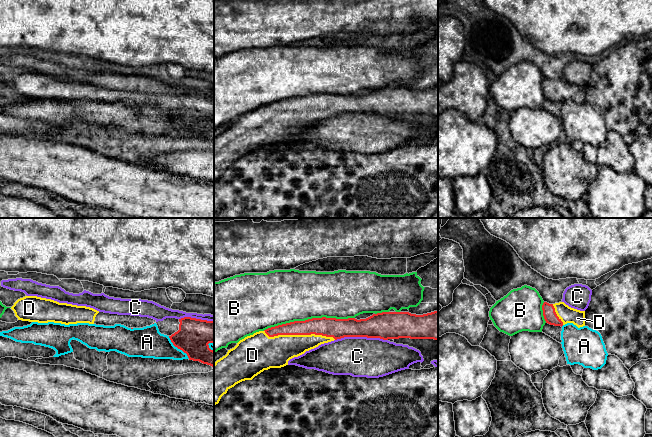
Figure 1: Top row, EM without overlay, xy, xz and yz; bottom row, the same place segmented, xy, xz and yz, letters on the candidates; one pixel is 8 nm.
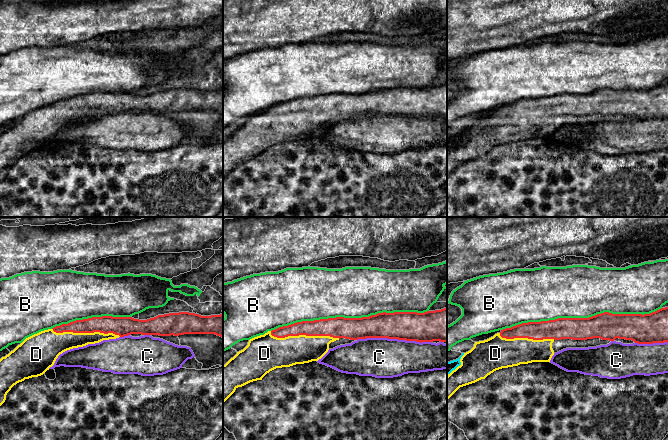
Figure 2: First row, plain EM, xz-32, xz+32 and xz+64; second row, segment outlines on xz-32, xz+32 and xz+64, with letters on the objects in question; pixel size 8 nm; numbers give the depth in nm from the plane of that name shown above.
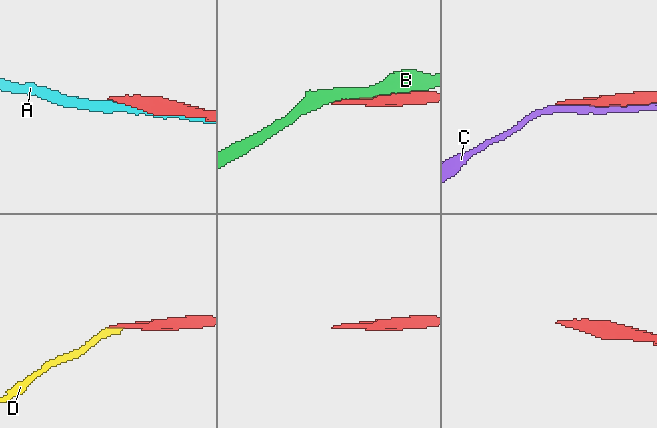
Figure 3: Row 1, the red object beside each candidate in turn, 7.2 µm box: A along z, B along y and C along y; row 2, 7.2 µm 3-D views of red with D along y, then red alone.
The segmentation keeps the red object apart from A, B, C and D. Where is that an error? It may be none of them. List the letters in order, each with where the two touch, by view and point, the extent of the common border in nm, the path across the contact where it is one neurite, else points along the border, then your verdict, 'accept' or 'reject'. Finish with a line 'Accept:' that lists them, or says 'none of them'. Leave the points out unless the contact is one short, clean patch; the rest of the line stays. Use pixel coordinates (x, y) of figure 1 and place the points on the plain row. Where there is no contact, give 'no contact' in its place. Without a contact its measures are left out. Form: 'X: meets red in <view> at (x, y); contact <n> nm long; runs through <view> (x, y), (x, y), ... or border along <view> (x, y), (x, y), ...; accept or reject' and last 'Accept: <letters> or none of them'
A: meets red in xy at (178, 124); contact 260 nm long; reject
B: meets red in xz at (308, 95); contact 750 nm long; reject
C: meets red in xz at (361, 112); contact 420 nm long; reject
D: meets red in xz at (299, 110); contact 600 nm long; accept
Accept: D

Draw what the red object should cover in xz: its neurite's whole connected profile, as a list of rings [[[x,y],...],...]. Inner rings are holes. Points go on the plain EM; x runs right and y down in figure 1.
[[[438,86],[423,91],[382,88],[360,96],[312,94],[256,108],[214,139],[214,181],[236,160],[252,156],[264,146],[284,143],[290,135],[344,113],[438,116]]]

